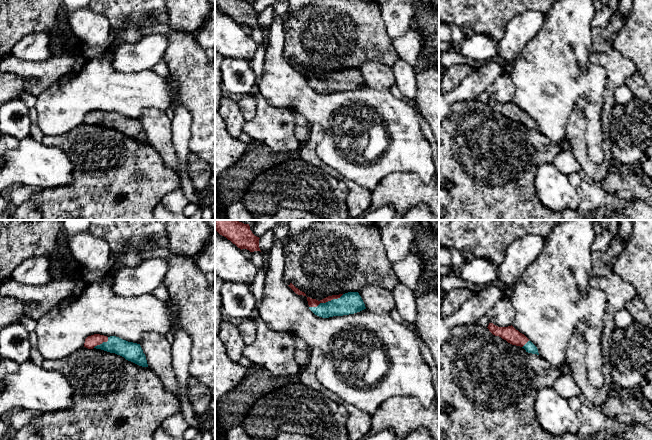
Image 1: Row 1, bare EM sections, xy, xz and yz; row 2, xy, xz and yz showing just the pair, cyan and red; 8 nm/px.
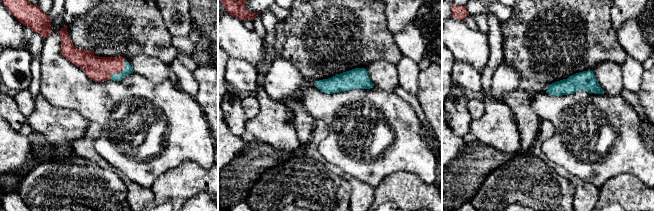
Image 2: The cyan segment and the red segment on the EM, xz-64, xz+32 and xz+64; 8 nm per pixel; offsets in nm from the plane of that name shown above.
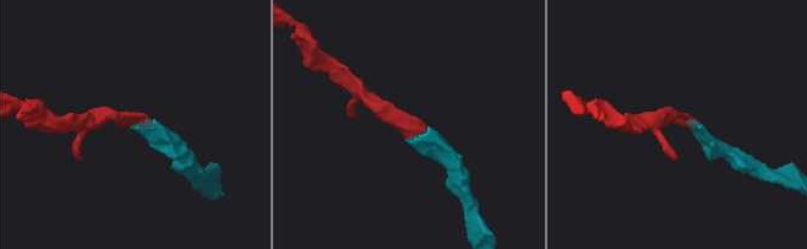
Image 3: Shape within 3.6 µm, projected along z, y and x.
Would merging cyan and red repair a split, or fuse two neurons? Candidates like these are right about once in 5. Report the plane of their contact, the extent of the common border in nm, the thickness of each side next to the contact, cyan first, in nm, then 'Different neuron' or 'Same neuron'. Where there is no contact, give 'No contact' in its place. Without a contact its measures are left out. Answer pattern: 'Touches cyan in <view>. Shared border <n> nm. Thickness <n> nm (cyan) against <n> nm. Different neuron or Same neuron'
Touches cyan in xz. Shared border 300 nm. Thickness 180 nm (cyan) against 60 nm. Same neuron

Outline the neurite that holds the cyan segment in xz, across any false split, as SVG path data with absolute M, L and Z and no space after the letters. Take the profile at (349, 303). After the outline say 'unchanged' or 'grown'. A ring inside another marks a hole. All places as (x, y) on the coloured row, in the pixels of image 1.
M358 292L332 295L320 301L307 297L307 301L309 309L322 318L354 314L366 309Z | grown

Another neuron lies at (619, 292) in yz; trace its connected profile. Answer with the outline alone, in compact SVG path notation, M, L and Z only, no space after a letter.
M615 273L600 277L593 276L589 279L589 285L594 289L603 291L607 298L601 346L604 358L608 359L612 345L612 335L617 328L614 322L614 315L624 309L626 305L637 296L637 291L631 283L622 279Z

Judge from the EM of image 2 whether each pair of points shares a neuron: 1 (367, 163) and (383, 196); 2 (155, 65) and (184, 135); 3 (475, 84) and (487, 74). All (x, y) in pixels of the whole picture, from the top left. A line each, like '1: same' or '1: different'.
1: different
2: different
3: different

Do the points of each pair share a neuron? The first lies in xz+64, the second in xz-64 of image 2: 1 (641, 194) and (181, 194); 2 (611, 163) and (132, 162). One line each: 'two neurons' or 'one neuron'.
1: one neuron
2: one neuron

